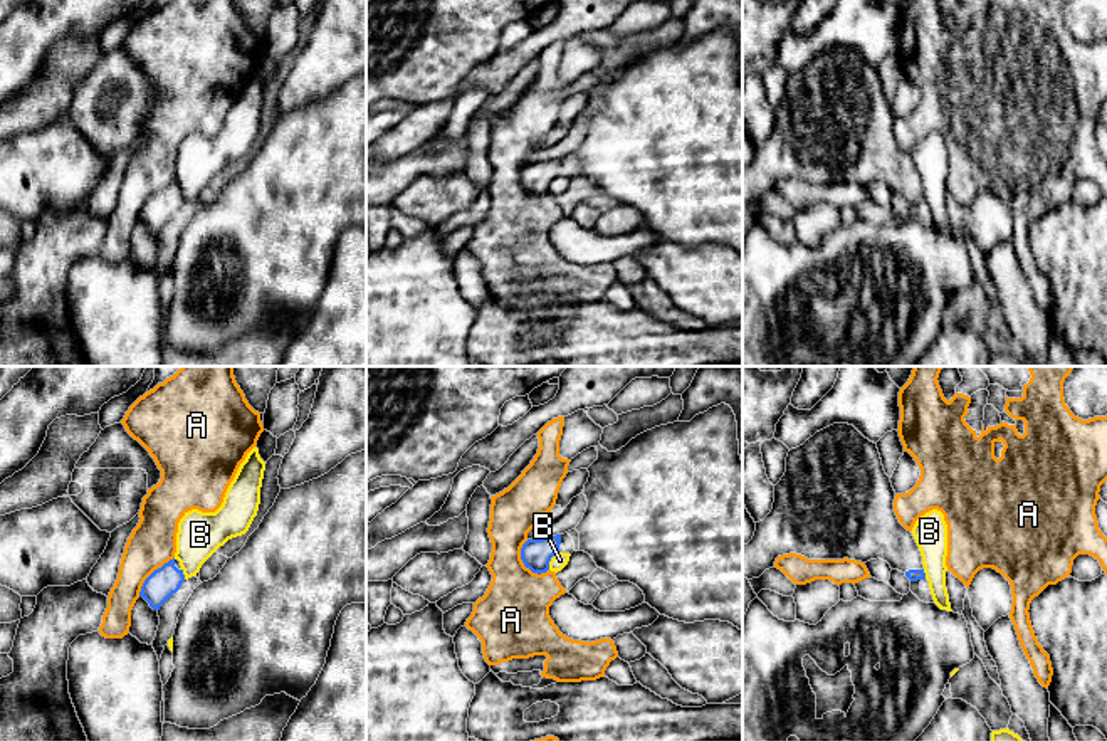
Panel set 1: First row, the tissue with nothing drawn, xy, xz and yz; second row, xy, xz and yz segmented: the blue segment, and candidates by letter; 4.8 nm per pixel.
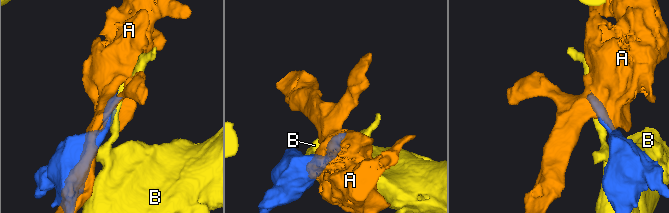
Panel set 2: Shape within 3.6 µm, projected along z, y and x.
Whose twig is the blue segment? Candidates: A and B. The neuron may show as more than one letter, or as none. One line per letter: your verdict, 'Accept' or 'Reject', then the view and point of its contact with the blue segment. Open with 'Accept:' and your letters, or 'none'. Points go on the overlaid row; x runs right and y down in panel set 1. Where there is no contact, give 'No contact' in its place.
Accept: none
A: Reject. Touches blue at xz (523, 562)
B: Reject. Touches blue at xz (550, 560)

